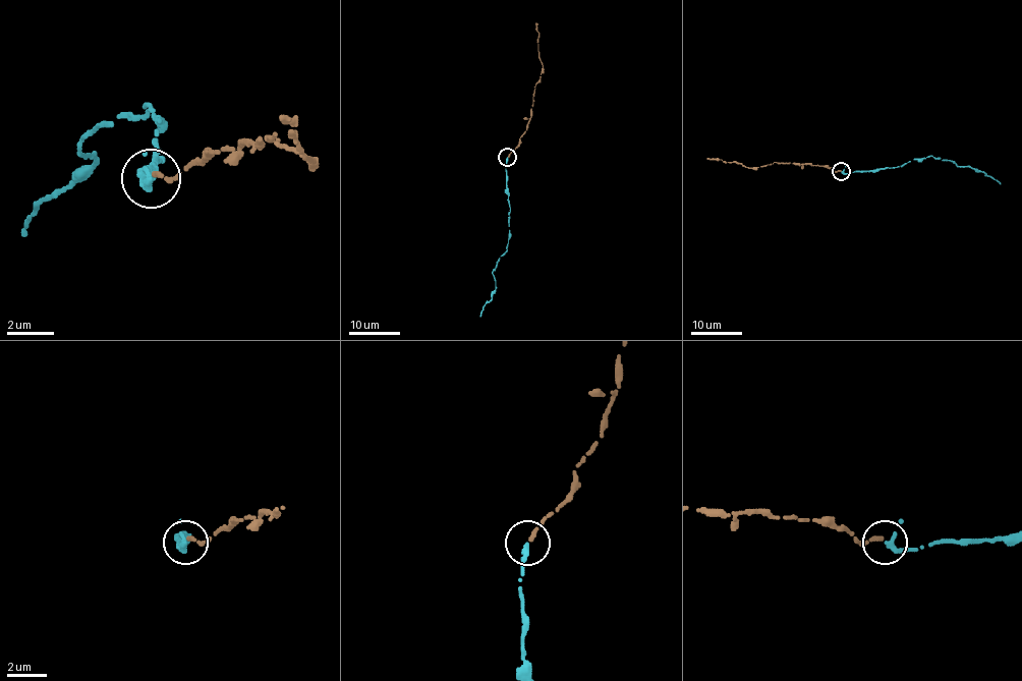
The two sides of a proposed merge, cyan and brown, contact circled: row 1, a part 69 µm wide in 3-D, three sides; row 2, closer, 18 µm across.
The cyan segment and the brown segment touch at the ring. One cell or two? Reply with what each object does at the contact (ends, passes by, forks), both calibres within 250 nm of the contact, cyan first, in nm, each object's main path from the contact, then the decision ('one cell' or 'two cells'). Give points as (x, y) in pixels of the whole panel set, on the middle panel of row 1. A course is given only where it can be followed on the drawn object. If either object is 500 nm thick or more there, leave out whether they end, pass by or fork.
cyan passes by; brown ends; calibres 240 and 200 nm; course cyan (507, 158), (510, 213), (507, 248), (492, 273), (496, 291), (483, 306), (480, 316); course brown (508, 156), (517, 146), (531, 116), (533, 90), (543, 66), (535, 23); one cell

